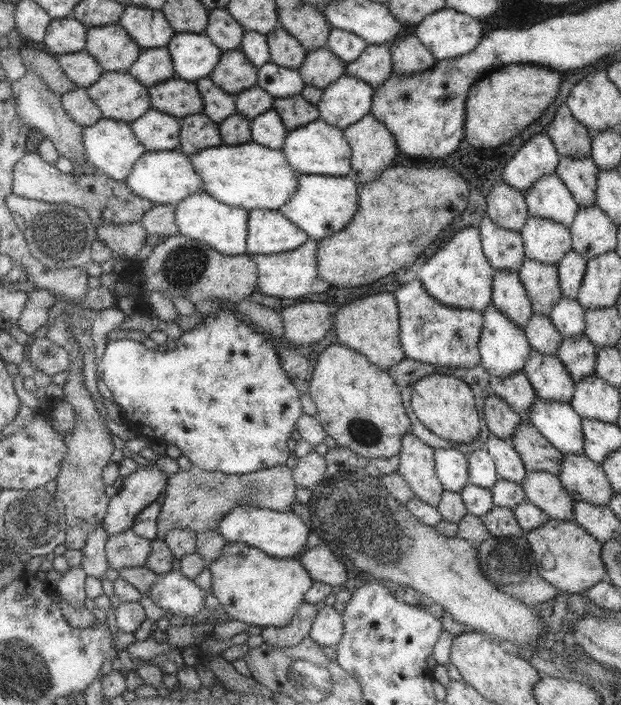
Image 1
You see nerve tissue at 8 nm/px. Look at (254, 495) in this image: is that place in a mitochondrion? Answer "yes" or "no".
yes

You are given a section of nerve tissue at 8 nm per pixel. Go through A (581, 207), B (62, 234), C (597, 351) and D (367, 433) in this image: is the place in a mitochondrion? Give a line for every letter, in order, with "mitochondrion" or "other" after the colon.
A: other
B: mitochondrion
C: other
D: mitochondrion

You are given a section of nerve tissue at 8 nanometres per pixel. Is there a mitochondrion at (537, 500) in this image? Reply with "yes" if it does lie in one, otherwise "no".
no

